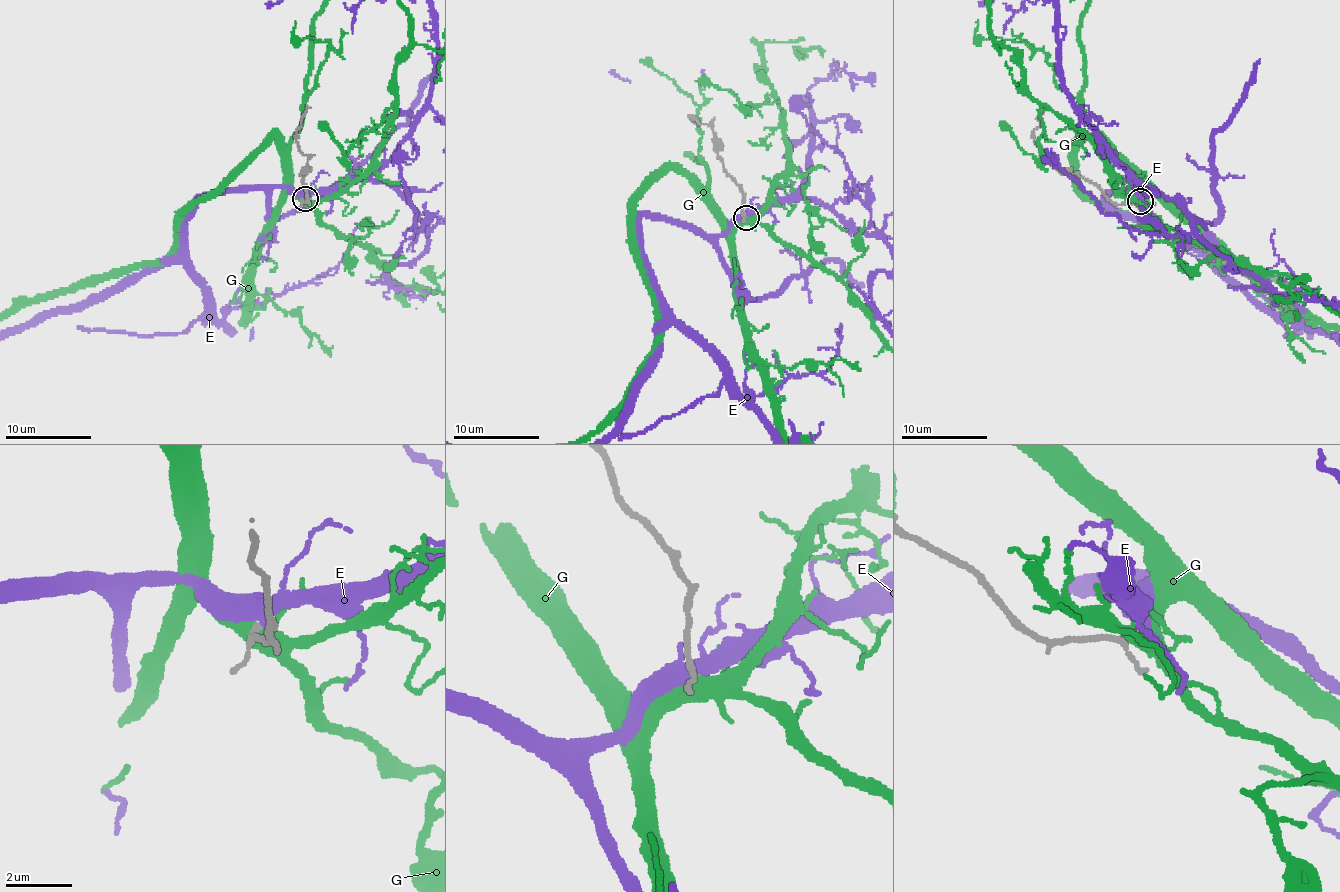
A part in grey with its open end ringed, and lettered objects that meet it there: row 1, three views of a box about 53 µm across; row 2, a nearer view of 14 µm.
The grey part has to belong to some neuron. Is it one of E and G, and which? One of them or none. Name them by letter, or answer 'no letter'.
E

